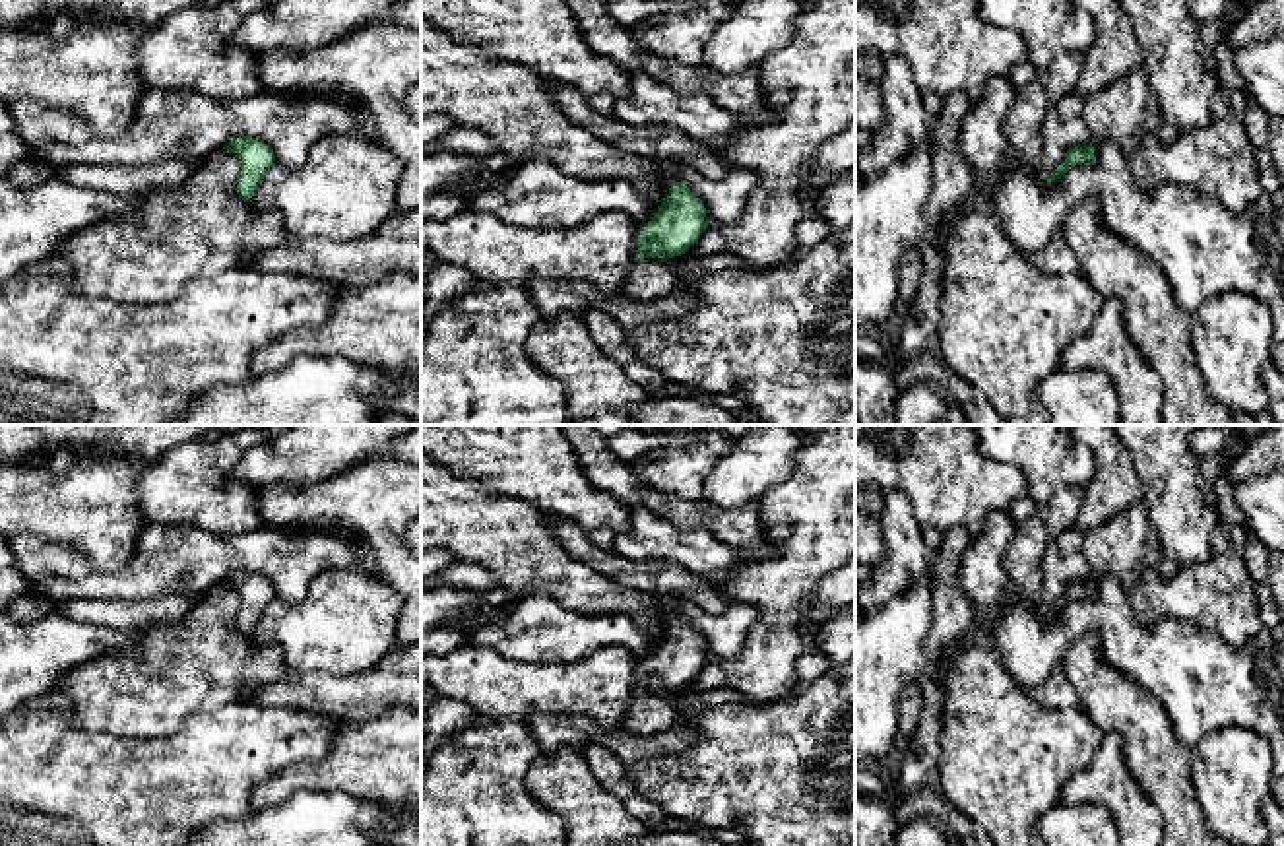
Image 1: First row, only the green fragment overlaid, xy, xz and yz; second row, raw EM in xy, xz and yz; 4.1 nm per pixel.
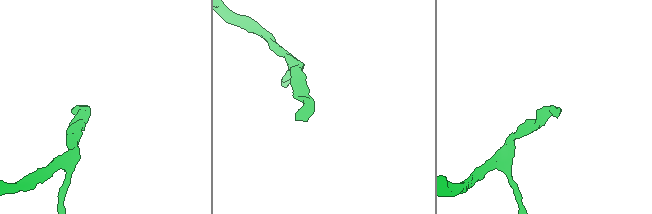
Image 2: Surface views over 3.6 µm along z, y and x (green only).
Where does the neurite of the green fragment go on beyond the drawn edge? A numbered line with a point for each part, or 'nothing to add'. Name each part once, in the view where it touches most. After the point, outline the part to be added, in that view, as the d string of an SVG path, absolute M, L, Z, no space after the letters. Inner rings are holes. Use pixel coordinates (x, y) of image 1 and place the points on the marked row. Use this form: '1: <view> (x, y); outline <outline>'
1: xz (650, 278); outline M658 258L638 260L625 281L623 295L636 301L654 301L665 297L681 279Z

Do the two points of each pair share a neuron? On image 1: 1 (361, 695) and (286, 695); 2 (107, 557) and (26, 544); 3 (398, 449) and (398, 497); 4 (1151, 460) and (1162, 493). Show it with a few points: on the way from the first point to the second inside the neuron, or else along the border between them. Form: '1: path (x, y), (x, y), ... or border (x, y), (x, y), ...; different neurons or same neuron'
1: path (342, 695), (305, 695); same neuron
2: border (32, 534), (57, 544), (68, 544), (78, 553); different neurons
3: border (400, 458), (369, 462); different neurons
4: path (1158, 468), (1162, 472), (1162, 486); same neuron

